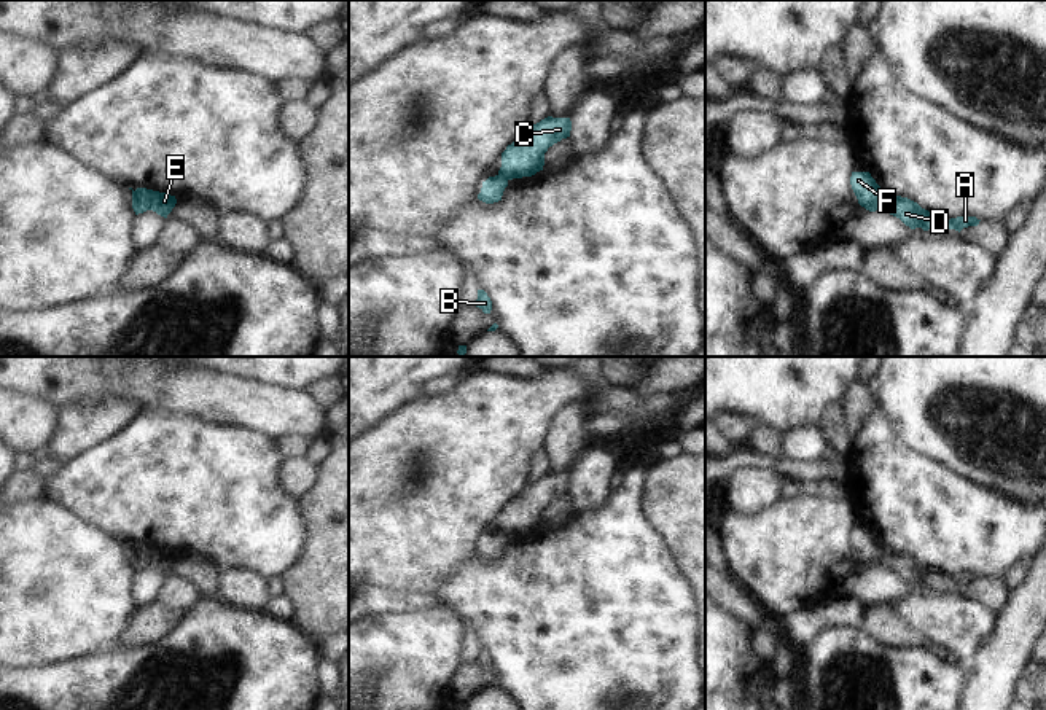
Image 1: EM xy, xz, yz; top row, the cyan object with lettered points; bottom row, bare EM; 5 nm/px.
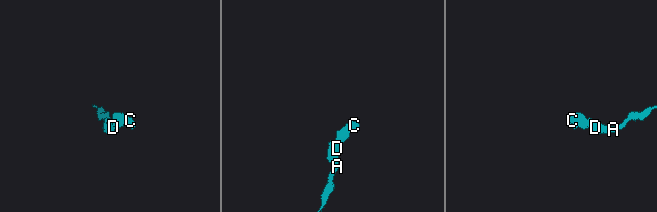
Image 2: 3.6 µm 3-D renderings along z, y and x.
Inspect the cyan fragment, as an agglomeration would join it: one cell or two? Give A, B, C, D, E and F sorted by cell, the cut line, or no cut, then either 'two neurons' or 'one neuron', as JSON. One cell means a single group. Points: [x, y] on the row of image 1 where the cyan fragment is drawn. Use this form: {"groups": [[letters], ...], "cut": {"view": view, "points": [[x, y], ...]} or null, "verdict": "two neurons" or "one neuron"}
{"groups": [["A", "B", "D"], ["C", "E", "F"]], "cut": {"view": "xy", "points": [[147, 190], [150, 209]]}, "verdict": "two neurons"}

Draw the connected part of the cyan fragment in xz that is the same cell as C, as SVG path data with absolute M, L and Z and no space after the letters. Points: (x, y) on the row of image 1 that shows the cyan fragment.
M548 116L530 126L517 140L502 153L498 175L508 180L532 177L543 170L544 153L549 146L570 137L570 118Z

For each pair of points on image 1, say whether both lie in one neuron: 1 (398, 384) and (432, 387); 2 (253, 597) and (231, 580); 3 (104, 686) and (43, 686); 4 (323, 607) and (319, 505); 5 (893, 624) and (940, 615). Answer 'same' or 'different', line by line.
1: different
2: same
3: same
4: same
5: different

